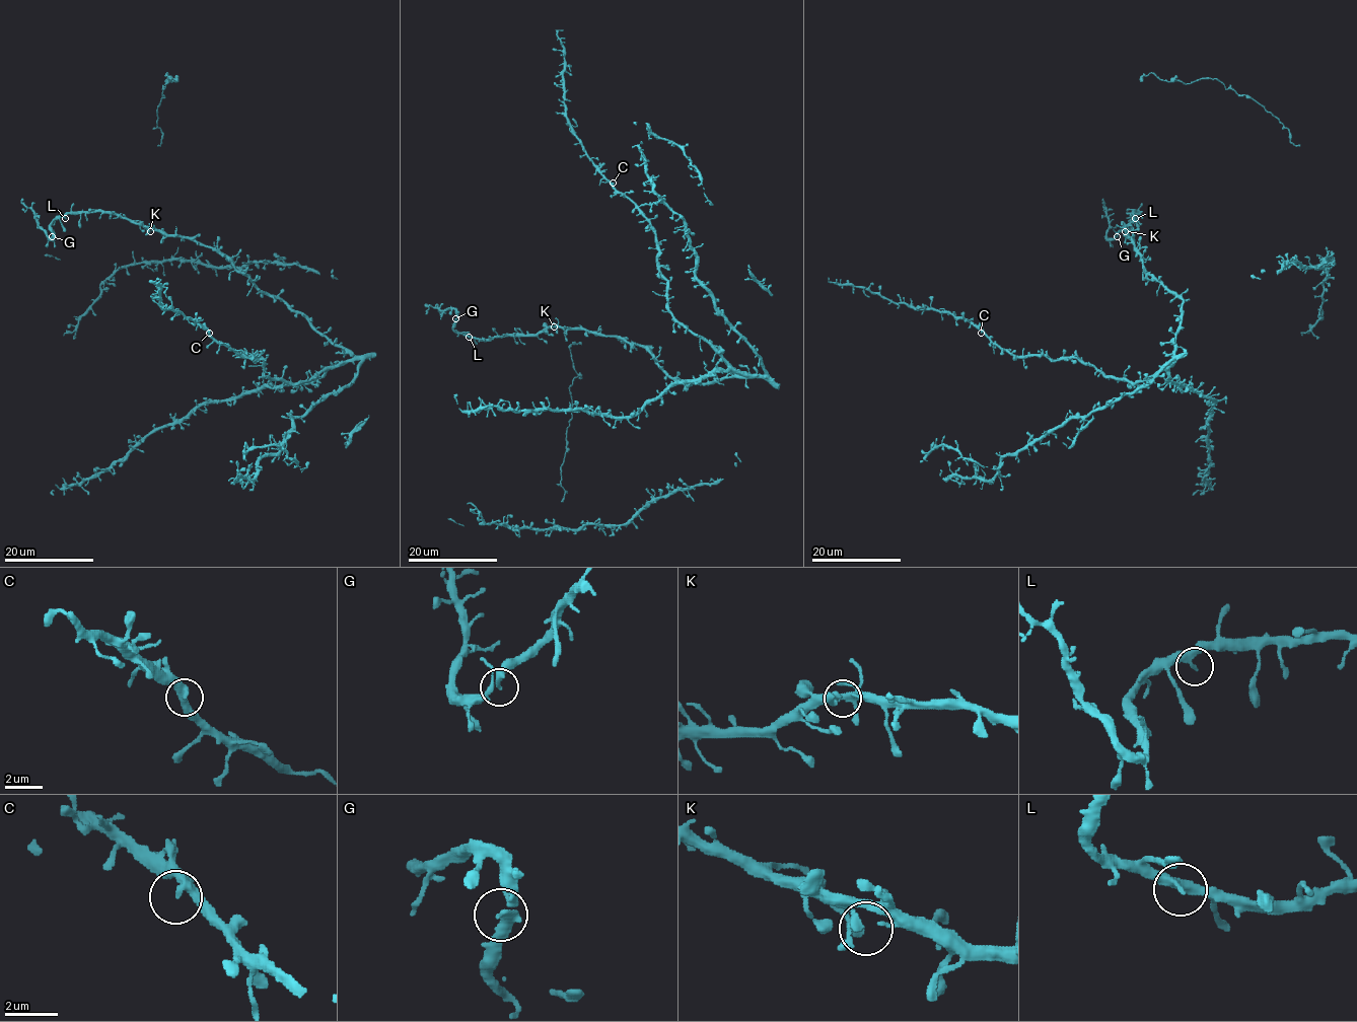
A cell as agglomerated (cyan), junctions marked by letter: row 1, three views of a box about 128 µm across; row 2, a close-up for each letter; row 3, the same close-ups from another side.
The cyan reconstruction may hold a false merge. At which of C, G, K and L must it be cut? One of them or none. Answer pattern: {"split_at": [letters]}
{"split_at": []}

